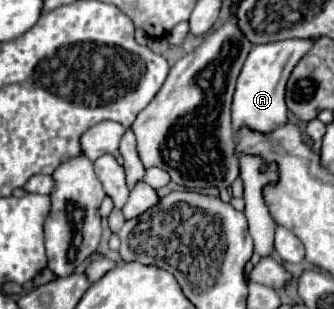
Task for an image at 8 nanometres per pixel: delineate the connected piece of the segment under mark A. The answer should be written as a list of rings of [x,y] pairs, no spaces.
[[[284,39],[266,45],[254,45],[240,71],[234,103],[232,103],[232,125],[234,129],[248,125],[256,131],[272,131],[278,123],[286,123],[288,109],[284,103],[284,87],[294,65],[312,49],[314,39]]]

